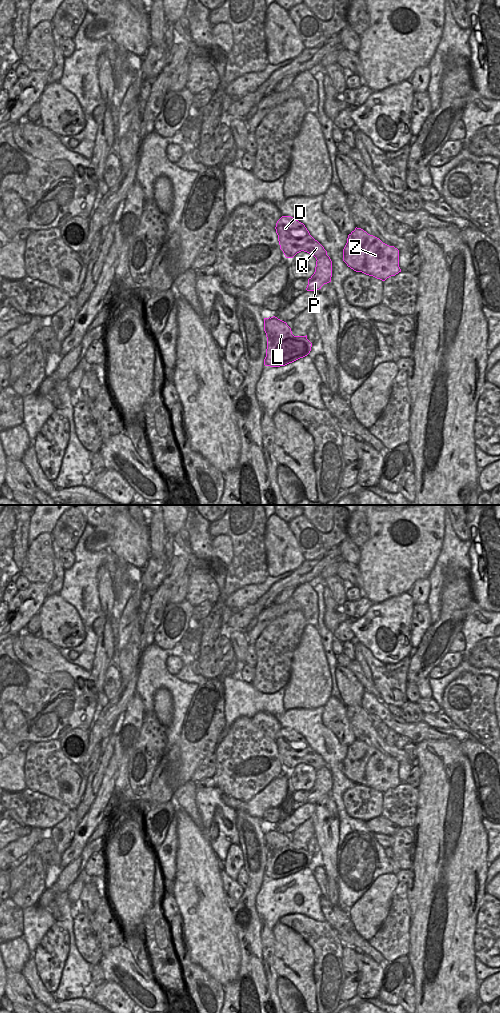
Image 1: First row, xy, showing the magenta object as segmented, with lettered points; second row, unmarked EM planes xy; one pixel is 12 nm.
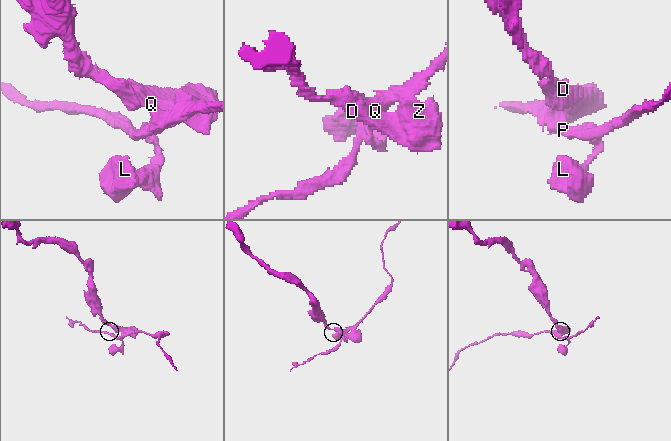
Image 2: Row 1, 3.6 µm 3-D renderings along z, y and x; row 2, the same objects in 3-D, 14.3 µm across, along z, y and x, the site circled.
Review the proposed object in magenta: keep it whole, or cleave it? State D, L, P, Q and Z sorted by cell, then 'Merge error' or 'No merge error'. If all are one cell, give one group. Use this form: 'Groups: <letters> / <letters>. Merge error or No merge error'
Groups: D Q Z / L P. Merge error.

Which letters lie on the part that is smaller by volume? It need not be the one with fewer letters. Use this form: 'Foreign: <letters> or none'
Foreign: L, P

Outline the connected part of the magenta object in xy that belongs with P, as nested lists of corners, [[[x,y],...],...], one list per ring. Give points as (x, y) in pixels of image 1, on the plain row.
[[[321,771],[316,773],[314,786],[308,791],[307,803],[317,803],[324,796],[331,794],[332,773],[331,771]]]

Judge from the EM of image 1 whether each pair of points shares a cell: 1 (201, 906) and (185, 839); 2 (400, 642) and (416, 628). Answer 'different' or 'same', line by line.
1: same
2: different

